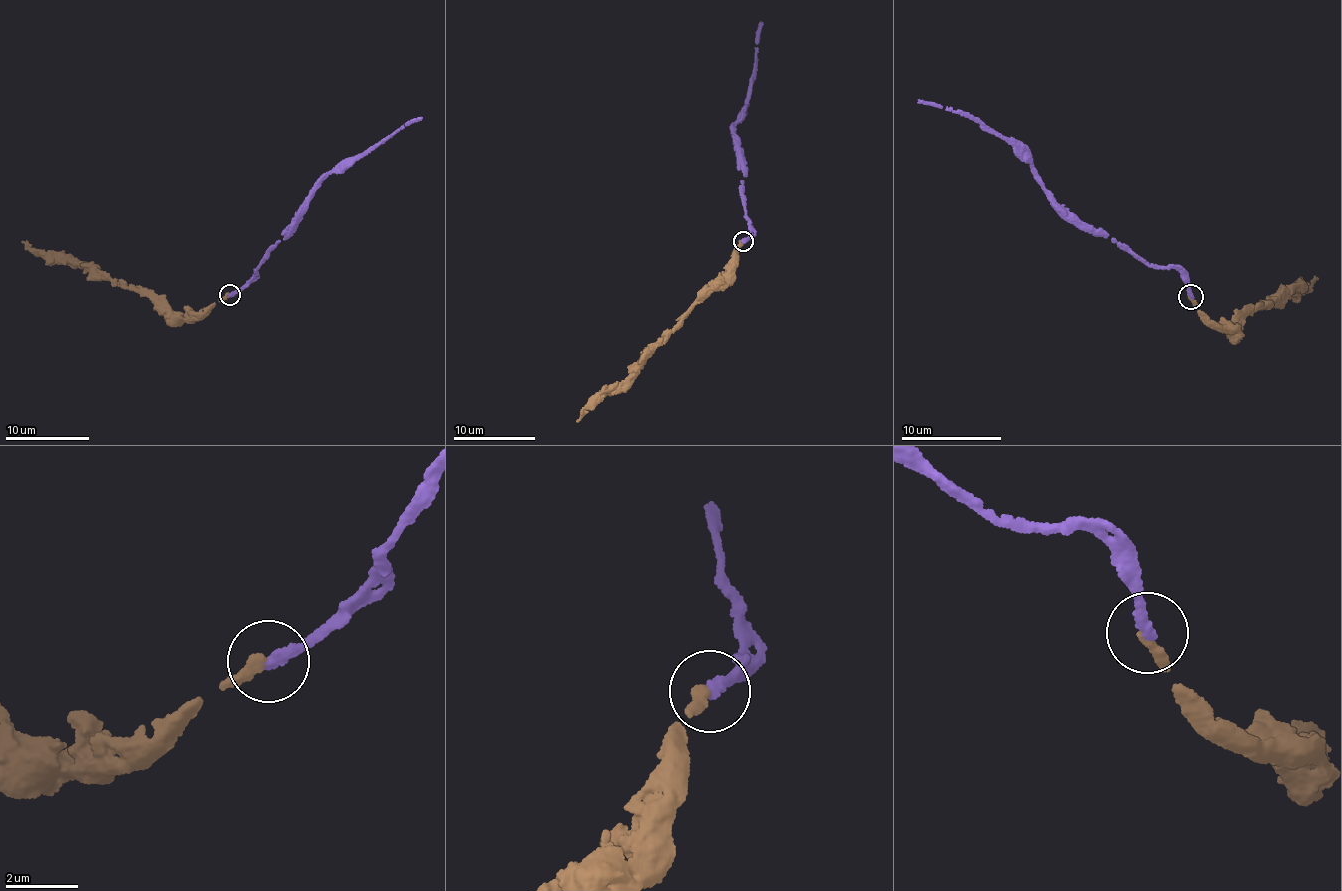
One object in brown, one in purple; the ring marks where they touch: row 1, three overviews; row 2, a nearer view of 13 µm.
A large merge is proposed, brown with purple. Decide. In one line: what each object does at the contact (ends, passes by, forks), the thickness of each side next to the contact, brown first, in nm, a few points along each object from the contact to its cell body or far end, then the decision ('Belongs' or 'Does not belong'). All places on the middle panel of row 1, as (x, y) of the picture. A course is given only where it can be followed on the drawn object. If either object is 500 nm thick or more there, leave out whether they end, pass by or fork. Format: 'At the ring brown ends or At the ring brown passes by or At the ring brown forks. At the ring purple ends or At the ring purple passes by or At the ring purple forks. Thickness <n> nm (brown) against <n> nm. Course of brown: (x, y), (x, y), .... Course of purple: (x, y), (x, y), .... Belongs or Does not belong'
At the ring brown ends. At the ring purple ends. Thickness 280 nm (brown) against 320 nm. Course of brown: (741, 241), (728, 273), (644, 363), (577, 422). Course of purple: (743, 241), (750, 232), (740, 185), (744, 164), (731, 132), (745, 104), (756, 31), (763, 22). Belongs

